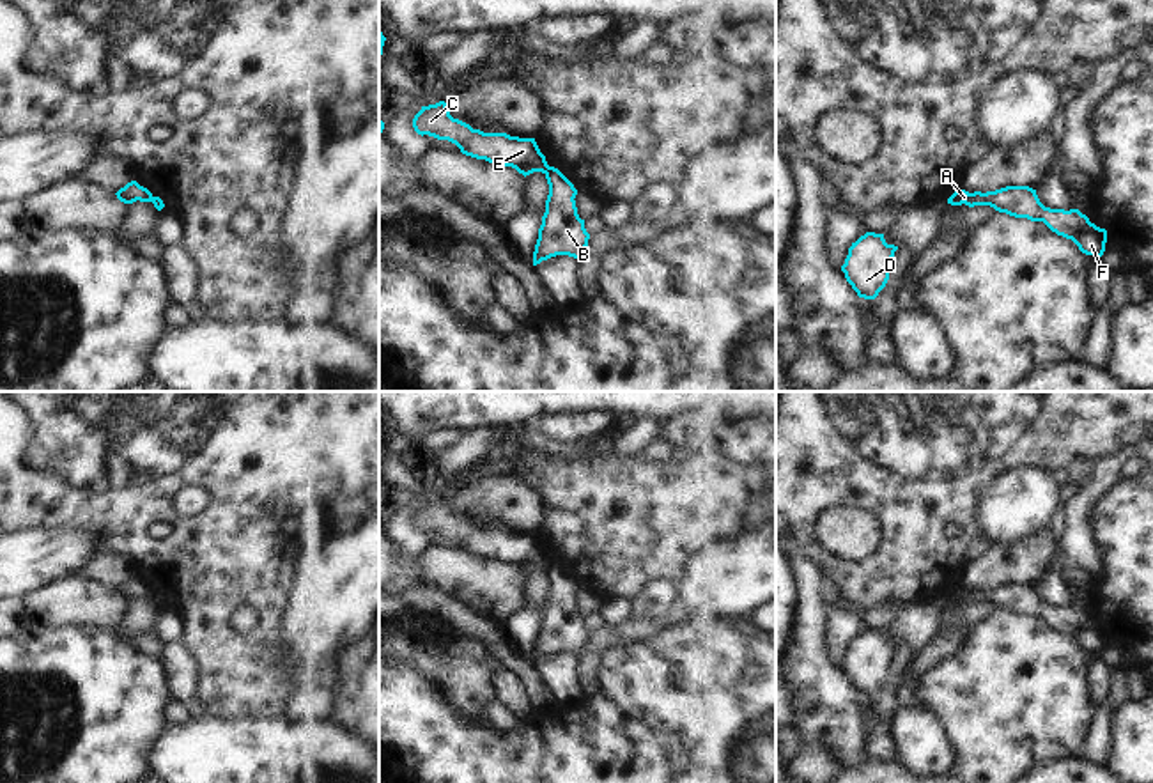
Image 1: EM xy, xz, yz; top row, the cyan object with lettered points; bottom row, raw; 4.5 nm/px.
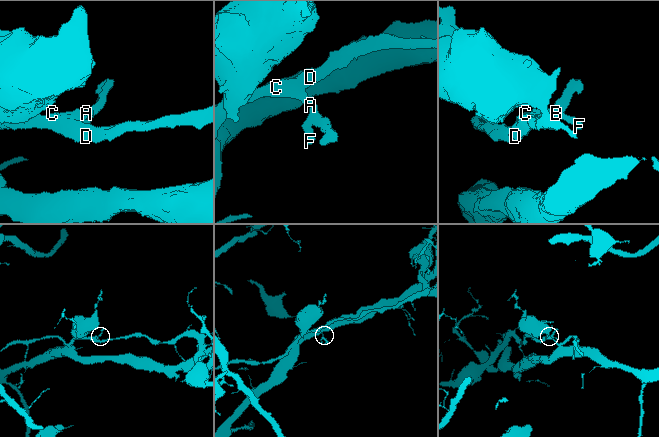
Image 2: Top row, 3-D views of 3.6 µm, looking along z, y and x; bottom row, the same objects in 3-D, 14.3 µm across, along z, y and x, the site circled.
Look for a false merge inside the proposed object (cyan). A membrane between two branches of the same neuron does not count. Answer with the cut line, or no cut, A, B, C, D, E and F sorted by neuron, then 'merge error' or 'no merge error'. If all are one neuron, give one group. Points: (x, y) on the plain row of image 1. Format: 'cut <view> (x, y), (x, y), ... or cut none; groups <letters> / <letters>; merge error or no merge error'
cut xz (549, 564), (546, 571); groups A B F / C D E; merge error

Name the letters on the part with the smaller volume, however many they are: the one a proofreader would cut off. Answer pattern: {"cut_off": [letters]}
{"cut_off": ["A", "B", "F"]}

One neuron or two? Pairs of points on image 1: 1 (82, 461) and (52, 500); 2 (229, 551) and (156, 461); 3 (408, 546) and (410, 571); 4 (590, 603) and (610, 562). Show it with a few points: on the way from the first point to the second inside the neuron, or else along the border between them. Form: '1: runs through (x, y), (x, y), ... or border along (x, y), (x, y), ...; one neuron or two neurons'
1: runs through (73, 470), (52, 491); one neuron
2: runs through (201, 534), (183, 528), (156, 502), (156, 489); one neuron
3: border along (397, 548), (406, 557), (418, 557); two neurons
4: border along (578, 587), (594, 592), (601, 599); two neurons

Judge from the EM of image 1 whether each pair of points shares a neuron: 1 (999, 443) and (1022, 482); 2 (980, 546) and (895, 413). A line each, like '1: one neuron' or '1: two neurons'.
1: two neurons
2: two neurons

